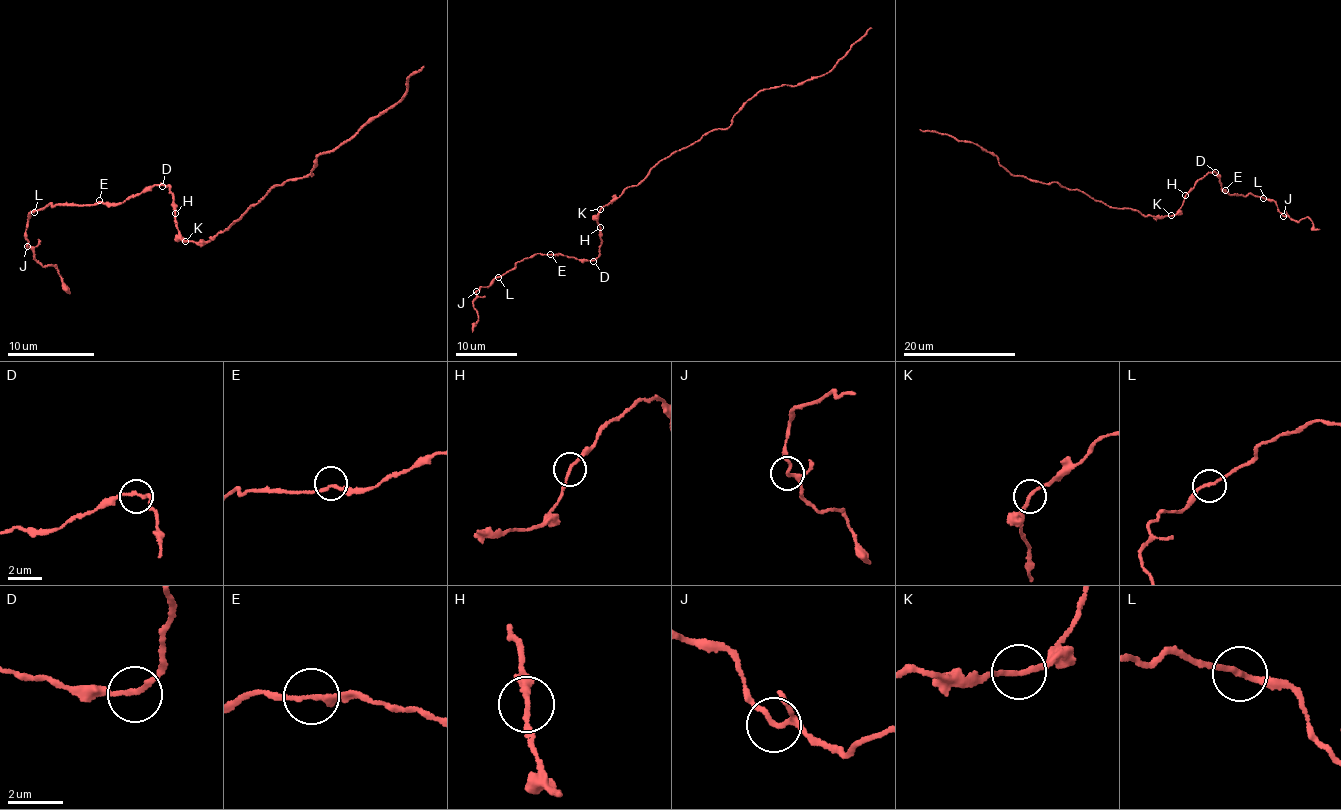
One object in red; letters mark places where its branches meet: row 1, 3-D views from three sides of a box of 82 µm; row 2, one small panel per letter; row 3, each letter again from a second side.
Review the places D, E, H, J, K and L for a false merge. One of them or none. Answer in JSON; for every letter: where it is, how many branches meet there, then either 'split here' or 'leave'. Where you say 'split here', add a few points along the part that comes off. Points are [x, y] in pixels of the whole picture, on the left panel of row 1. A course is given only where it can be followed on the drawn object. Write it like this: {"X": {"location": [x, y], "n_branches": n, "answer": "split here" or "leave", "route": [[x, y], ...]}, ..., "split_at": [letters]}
{"D": {"location": [162, 186], "n_branches": 2, "answer": "leave"}, "E": {"location": [99, 200], "n_branches": 2, "answer": "leave"}, "H": {"location": [175, 213], "n_branches": 2, "answer": "leave"}, "J": {"location": [27, 246], "n_branches": 3, "answer": "leave"}, "K": {"location": [185, 241], "n_branches": 2, "answer": "leave"}, "L": {"location": [34, 212], "n_branches": 2, "answer": "leave"}, "split_at": []}

